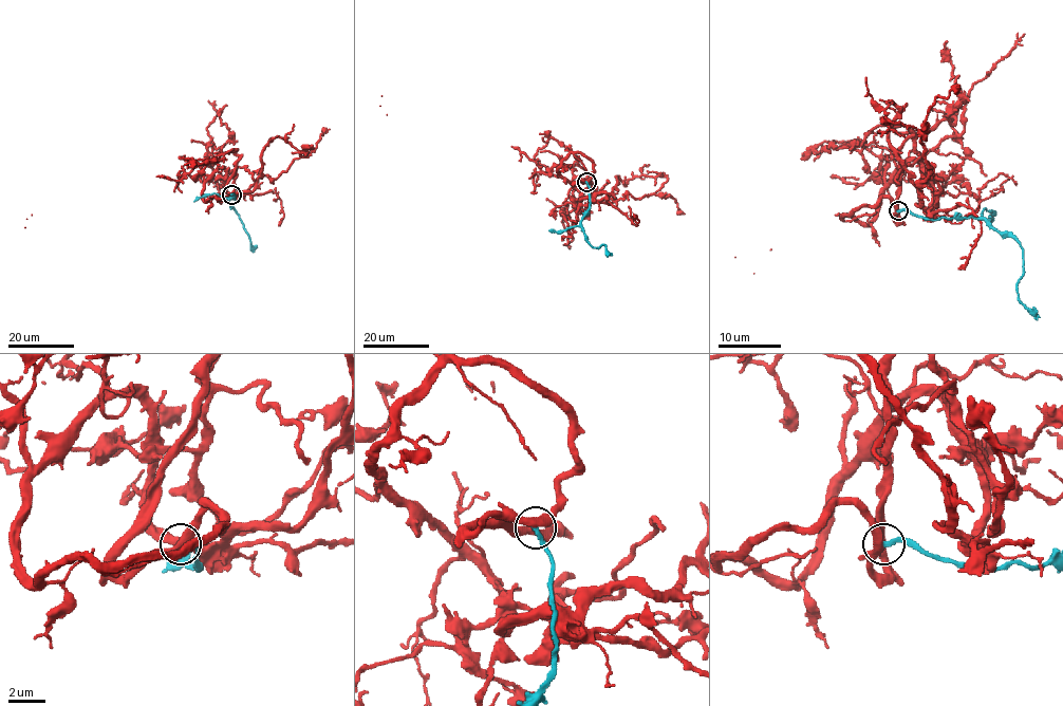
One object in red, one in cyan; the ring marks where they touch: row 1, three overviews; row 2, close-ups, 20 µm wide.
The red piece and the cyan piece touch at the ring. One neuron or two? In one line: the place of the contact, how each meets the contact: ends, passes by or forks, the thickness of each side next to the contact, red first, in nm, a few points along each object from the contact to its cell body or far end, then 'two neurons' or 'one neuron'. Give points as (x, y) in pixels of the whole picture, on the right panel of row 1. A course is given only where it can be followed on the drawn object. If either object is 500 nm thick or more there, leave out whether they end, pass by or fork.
(898, 210) | red passes by | cyan ends | 400/200 nm | red via (897, 211), (882, 197), (843, 218), (871, 221), (886, 185), (886, 156), (860, 185), (831, 177), (754, 274) | cyan via (897, 211), (903, 209), (928, 219), (982, 218), (999, 231), (1008, 233), (1023, 251), (1018, 298), (1040, 317) | two neurons

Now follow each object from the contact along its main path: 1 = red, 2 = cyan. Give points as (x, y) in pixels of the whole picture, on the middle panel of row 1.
1: (586, 182), (593, 163), (579, 152), (571, 152), (562, 161), (559, 175), (554, 175), (518, 149), (380, 106)
2: (586, 182), (590, 207), (580, 226), (594, 247), (604, 245), (608, 257)

